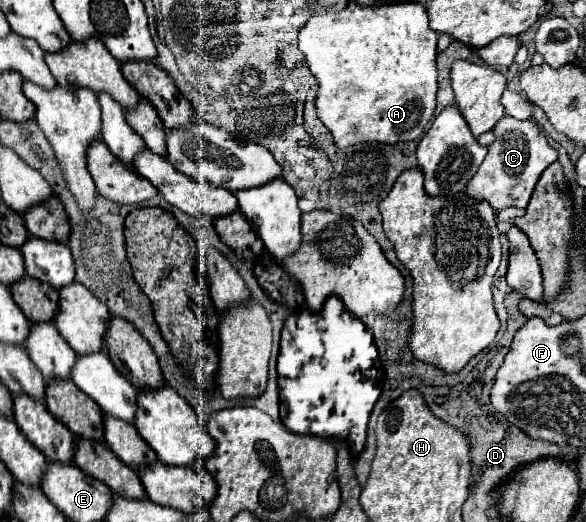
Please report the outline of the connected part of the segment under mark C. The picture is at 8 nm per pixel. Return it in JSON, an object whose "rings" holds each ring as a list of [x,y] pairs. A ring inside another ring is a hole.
{"rings":[[[505,116],[495,128],[495,142],[489,146],[489,154],[483,160],[483,166],[471,178],[467,194],[475,200],[485,200],[495,212],[501,212],[509,206],[525,208],[529,204],[531,192],[543,174],[543,170],[557,160],[557,152],[547,144],[543,132],[537,124],[529,120],[515,120]]]}

